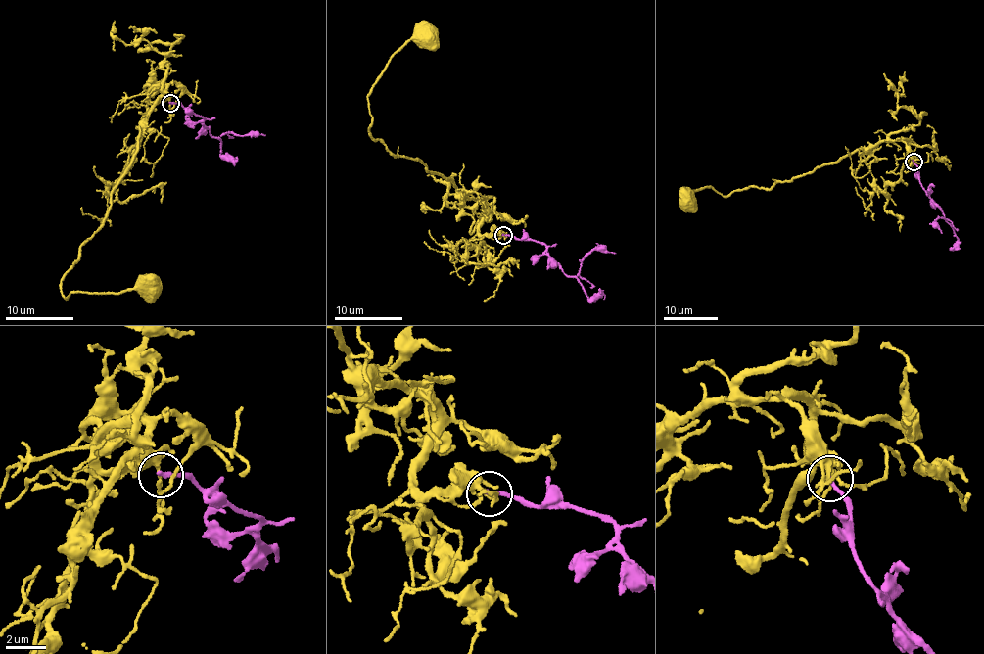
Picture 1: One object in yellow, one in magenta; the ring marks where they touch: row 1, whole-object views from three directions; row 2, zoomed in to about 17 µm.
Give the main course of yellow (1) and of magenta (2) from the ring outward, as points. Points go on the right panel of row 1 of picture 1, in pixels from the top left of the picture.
1: (913, 162), (909, 143), (887, 140), (769, 188), (753, 186), (723, 196), (705, 186), (686, 193), (686, 202)
2: (913, 162), (922, 188), (946, 220), (940, 217), (934, 223), (942, 233)

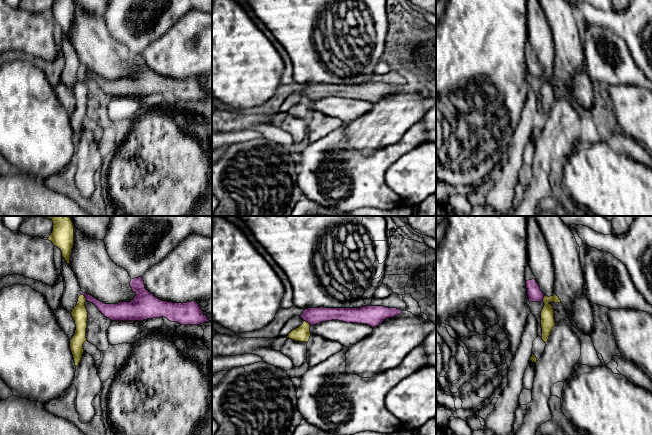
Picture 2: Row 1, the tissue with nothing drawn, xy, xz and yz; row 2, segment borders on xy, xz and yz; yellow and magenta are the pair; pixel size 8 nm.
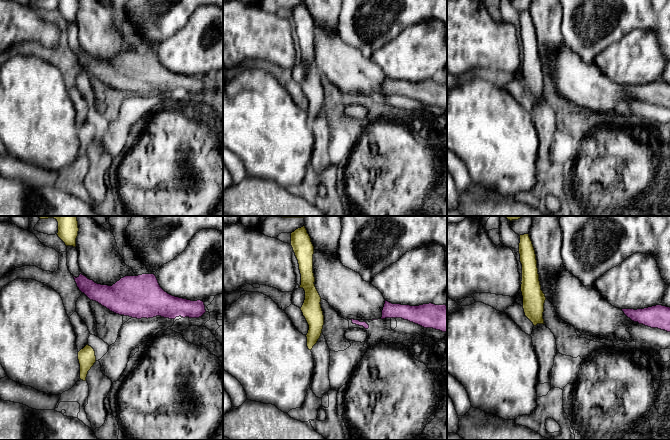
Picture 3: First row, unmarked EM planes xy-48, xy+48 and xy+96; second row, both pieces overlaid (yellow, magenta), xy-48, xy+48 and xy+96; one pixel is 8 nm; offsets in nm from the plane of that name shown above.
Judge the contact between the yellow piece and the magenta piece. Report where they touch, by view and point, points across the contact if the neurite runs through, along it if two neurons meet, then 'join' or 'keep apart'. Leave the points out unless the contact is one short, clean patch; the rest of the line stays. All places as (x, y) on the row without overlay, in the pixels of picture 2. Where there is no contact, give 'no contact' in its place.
contact xy (84, 73); border xy (81, 69), (86, 76); keep apart

